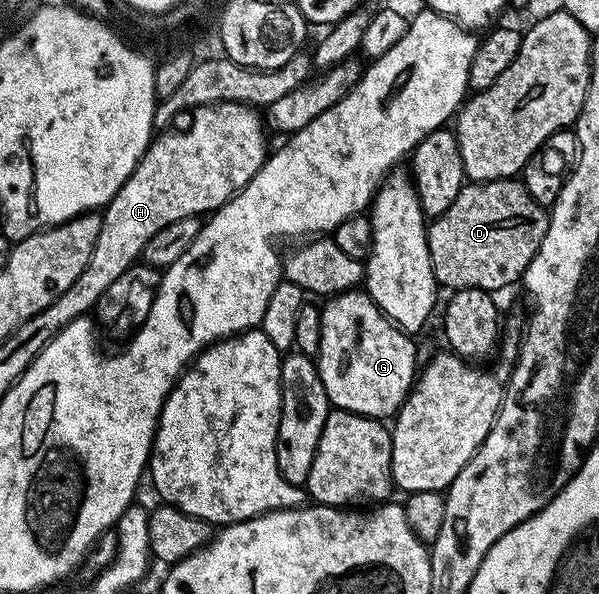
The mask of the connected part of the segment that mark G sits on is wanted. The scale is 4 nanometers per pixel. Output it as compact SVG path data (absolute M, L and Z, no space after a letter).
M364 290L340 292L324 304L315 363L330 405L357 415L392 417L409 396L419 372L414 337L391 323Z

